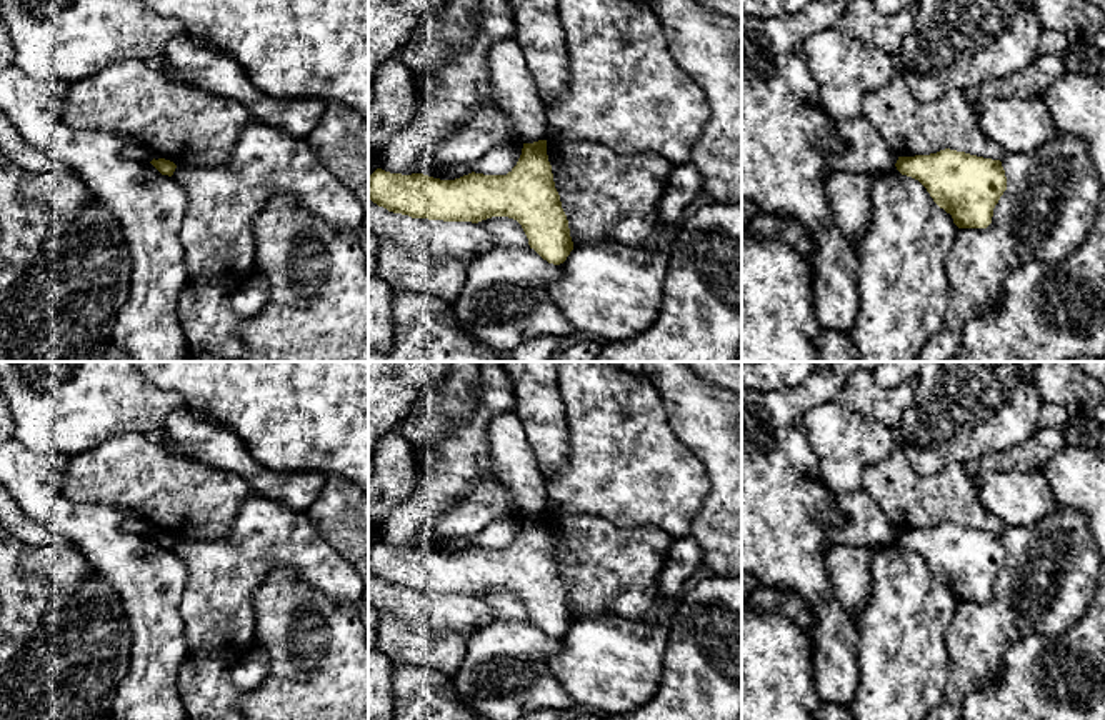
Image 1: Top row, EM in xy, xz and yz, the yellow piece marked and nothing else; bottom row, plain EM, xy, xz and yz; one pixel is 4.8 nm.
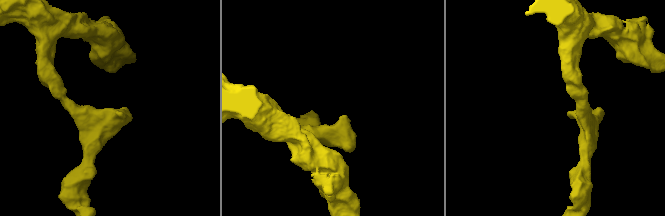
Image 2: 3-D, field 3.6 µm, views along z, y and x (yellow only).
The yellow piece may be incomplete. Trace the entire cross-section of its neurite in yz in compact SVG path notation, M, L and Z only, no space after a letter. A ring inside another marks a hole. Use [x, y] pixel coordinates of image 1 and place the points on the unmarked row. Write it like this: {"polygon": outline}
{"polygon": "M950 522L930 528L898 530L895 540L902 548L918 553L958 602L987 602L995 578L1007 563L1000 533Z"}

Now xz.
{"polygon": "M547 513L523 517L517 538L507 548L472 545L455 553L440 553L377 542L368 552L368 572L412 592L472 597L492 590L513 592L522 598L530 622L553 638L563 637L573 623Z"}

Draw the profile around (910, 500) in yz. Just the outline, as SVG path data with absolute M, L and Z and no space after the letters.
M898 442L882 462L865 468L862 490L897 530L930 528L945 522L992 533L1002 533L1003 528L1000 518L983 508L978 488L962 463L953 462L935 475L917 473Z

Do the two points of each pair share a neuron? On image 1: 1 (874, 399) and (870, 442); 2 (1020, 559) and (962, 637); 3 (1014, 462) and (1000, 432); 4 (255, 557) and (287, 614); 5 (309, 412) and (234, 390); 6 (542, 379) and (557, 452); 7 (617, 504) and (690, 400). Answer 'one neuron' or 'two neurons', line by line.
1: two neurons
2: one neuron
3: two neurons
4: two neurons
5: one neuron
6: one neuron
7: two neurons

